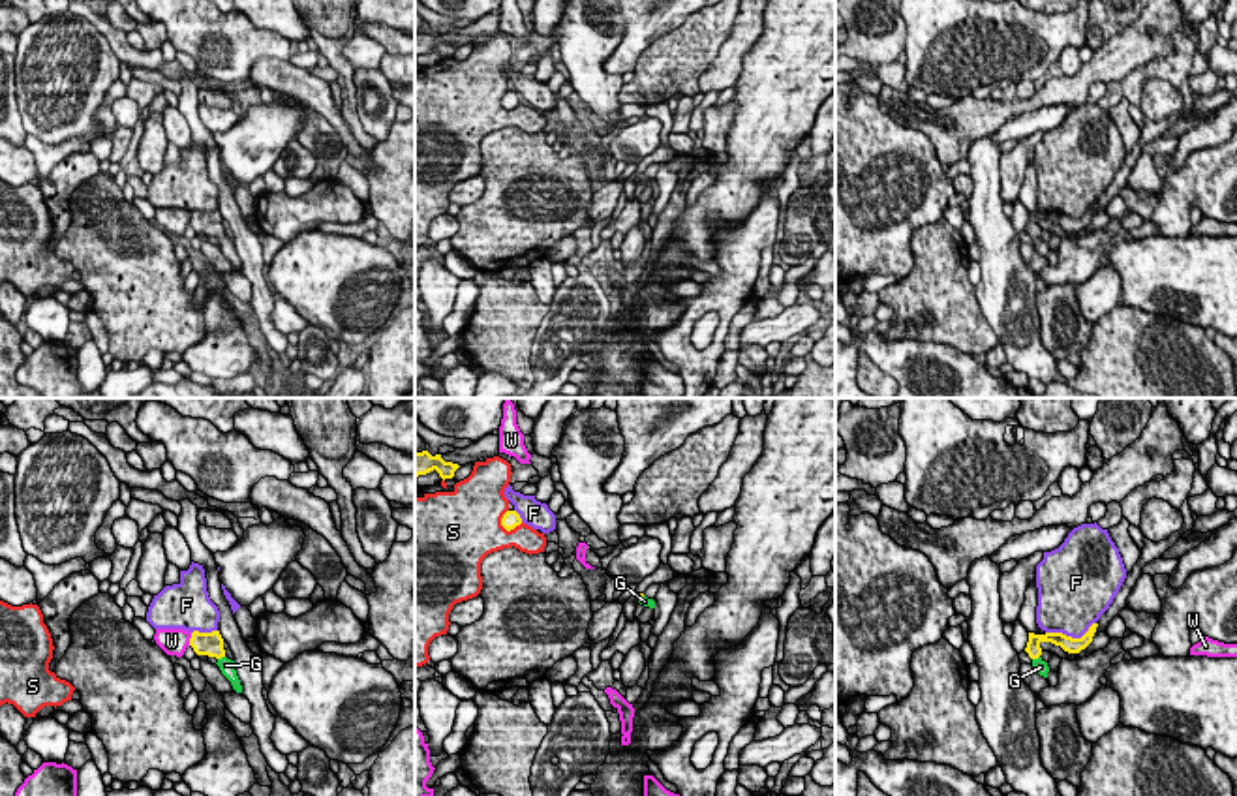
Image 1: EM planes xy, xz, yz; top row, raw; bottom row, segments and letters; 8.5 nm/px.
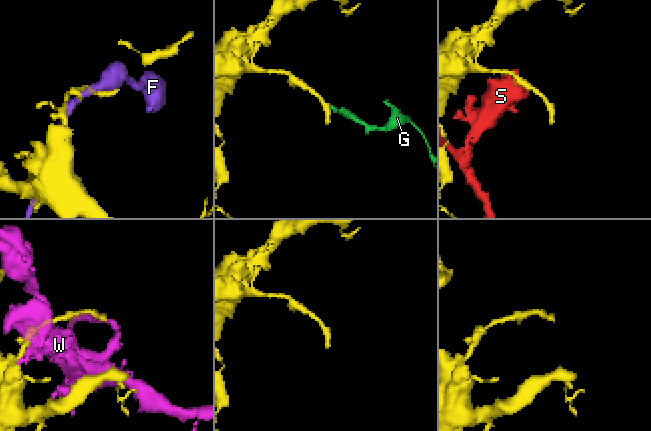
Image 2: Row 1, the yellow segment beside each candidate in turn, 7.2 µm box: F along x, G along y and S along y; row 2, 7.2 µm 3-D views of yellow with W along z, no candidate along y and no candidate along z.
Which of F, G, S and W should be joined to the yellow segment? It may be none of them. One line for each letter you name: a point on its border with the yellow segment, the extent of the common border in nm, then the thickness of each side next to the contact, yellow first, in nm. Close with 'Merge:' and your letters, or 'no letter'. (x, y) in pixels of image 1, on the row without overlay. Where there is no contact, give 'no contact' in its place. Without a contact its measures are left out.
G: xy (220, 237) | 70 nm | 200/130 nm
Merge: G

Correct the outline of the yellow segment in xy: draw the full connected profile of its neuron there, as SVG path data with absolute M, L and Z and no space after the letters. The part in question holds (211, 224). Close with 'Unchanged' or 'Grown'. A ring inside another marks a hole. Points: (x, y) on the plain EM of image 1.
M193 210L190 218L190 225L197 235L216 237L218 238L216 244L220 246L221 253L231 261L237 272L242 272L242 265L235 250L235 240L225 237L223 218L220 210L212 210L212 212Z. Grown

